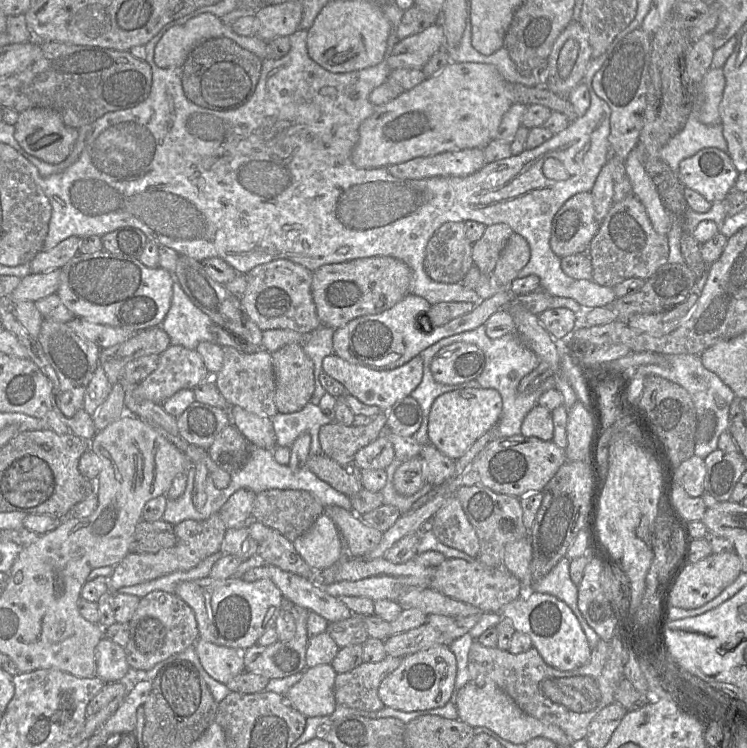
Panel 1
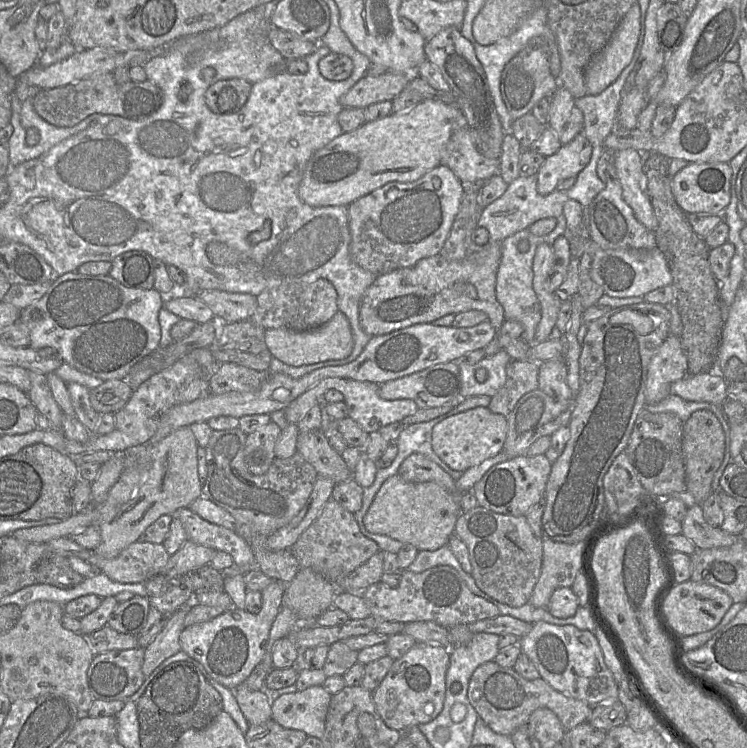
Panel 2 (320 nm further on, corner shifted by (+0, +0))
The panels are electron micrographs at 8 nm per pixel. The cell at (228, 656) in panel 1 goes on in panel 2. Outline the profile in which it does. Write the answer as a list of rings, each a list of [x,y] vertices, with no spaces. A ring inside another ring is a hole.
[[[240,685],[234,689],[237,703],[250,725],[258,725],[272,718],[268,691],[252,691]]]

